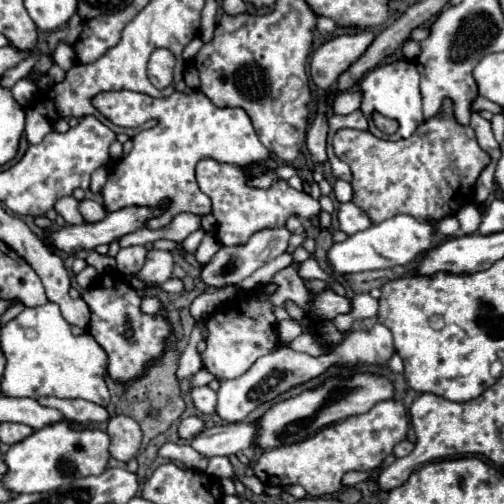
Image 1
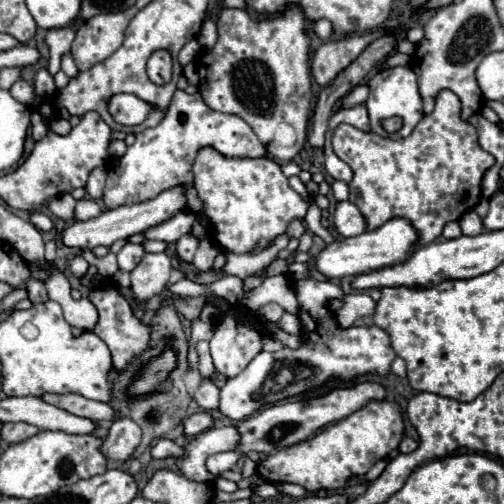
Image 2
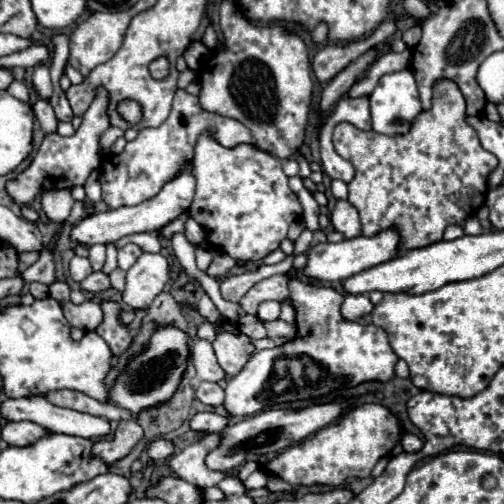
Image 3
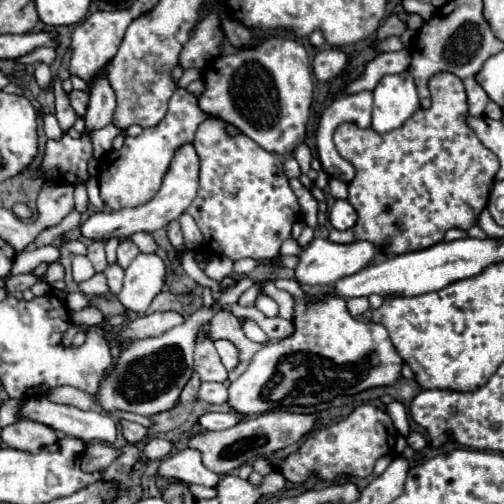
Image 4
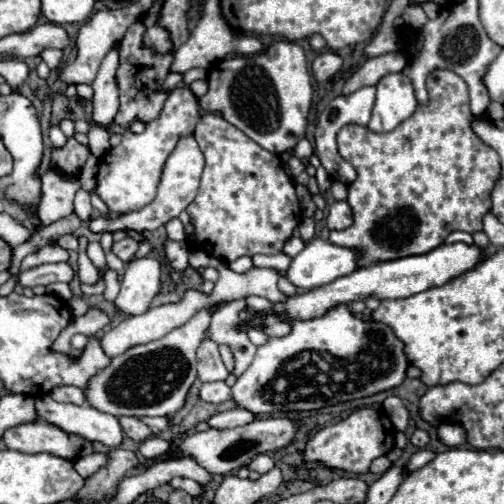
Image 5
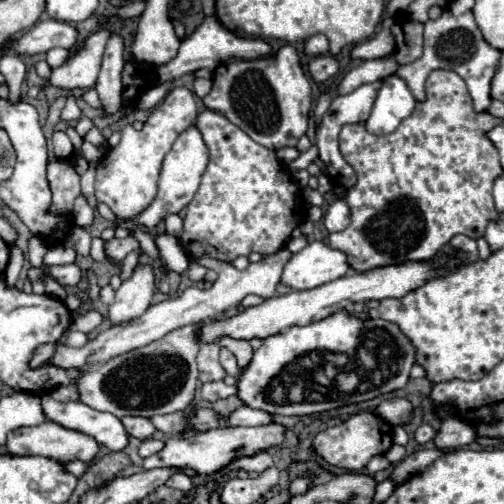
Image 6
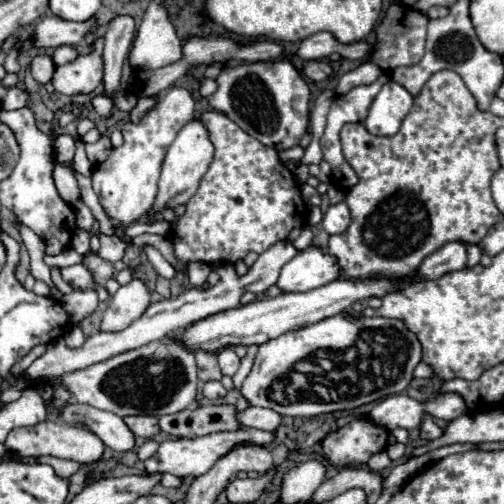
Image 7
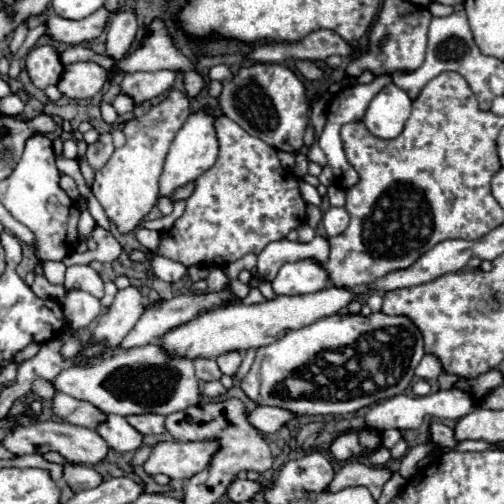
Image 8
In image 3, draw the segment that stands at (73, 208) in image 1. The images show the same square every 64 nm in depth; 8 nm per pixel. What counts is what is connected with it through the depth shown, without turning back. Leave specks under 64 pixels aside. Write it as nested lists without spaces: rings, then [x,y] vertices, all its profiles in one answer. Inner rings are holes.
[[[66,188],[42,192],[40,202],[50,222],[64,222],[74,206],[74,198]]]

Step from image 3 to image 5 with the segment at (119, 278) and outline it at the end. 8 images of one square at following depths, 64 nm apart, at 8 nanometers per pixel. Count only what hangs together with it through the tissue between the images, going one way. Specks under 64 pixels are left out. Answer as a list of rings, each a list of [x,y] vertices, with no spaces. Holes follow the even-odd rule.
[[[107,269],[104,274],[104,281],[106,289],[103,296],[107,301],[113,302],[120,291],[117,272],[112,269]]]

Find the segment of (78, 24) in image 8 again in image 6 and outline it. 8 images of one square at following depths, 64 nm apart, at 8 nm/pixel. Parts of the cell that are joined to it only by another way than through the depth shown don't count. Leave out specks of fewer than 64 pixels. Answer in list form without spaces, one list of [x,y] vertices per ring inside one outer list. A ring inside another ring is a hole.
[[[54,18],[36,22],[20,40],[12,44],[12,50],[20,54],[38,54],[48,52],[52,48],[72,48],[76,44],[78,30],[68,22],[60,22]]]

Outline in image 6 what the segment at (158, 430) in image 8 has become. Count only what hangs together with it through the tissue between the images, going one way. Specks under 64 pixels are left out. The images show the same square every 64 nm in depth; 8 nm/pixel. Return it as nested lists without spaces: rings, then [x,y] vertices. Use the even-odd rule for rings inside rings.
[[[126,416],[126,418],[122,418],[122,424],[126,426],[128,434],[134,436],[134,438],[138,438],[138,440],[146,440],[146,438],[150,438],[150,436],[156,432],[156,428],[154,428],[154,424],[150,422],[150,418]]]

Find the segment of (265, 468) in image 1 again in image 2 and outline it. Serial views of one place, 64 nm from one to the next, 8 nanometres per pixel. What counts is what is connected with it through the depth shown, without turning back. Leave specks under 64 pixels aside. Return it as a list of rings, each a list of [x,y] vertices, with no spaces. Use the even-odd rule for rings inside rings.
[[[368,402],[348,418],[322,428],[316,436],[278,450],[268,456],[262,466],[262,478],[268,482],[292,482],[304,486],[308,492],[320,488],[338,490],[352,476],[364,476],[378,460],[386,458],[398,448],[404,436],[404,422],[398,404],[394,402]]]

